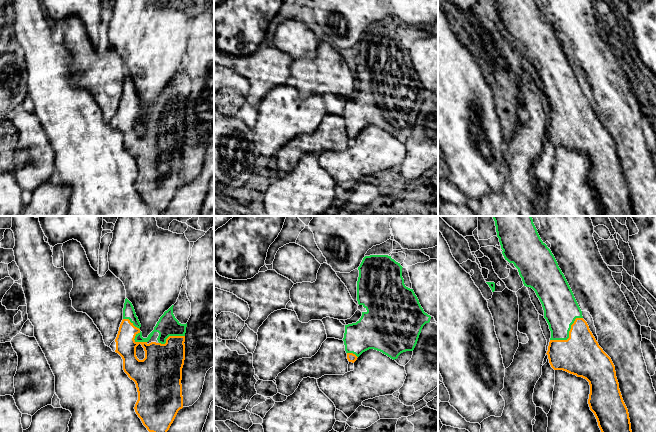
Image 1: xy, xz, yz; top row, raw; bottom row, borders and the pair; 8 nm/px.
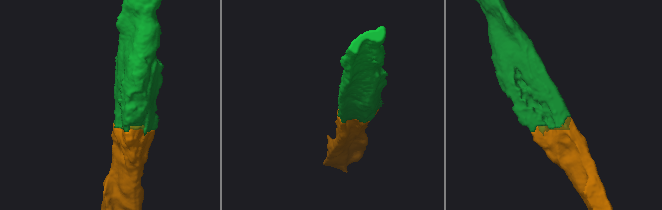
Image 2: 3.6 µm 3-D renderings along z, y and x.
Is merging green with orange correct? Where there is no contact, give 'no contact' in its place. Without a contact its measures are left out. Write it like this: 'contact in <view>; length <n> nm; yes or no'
contact in yz; length 320 nm; yes

